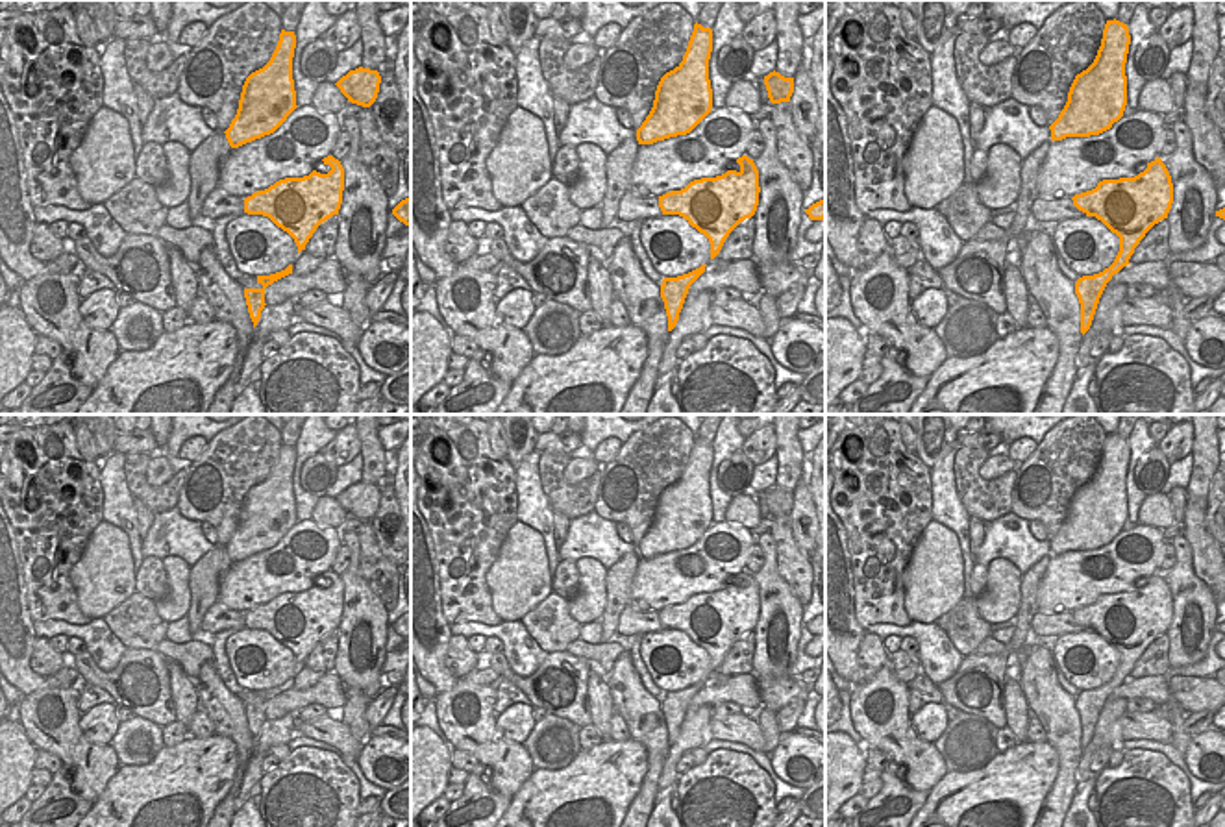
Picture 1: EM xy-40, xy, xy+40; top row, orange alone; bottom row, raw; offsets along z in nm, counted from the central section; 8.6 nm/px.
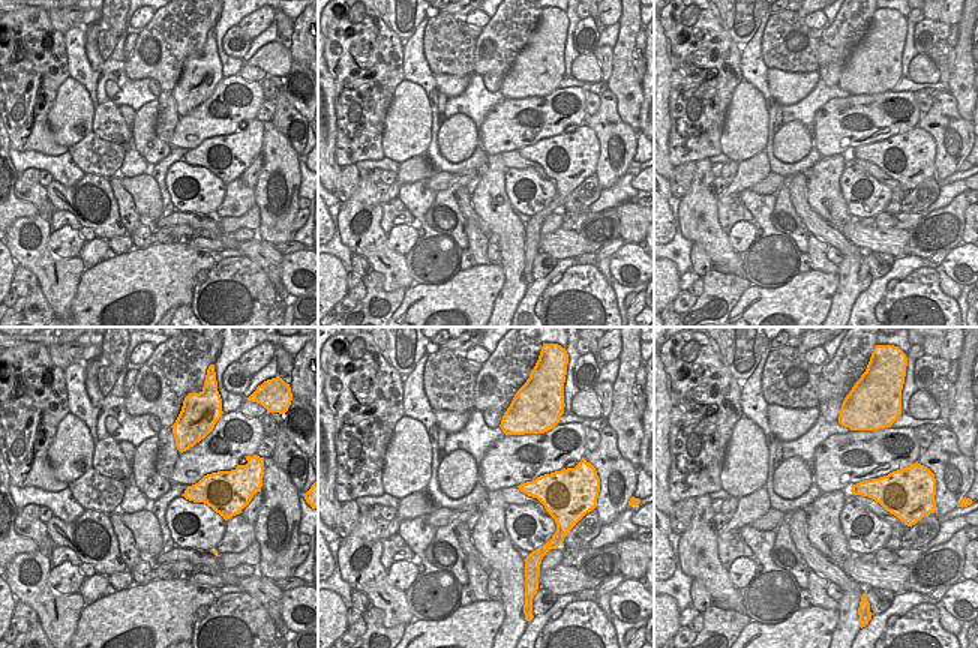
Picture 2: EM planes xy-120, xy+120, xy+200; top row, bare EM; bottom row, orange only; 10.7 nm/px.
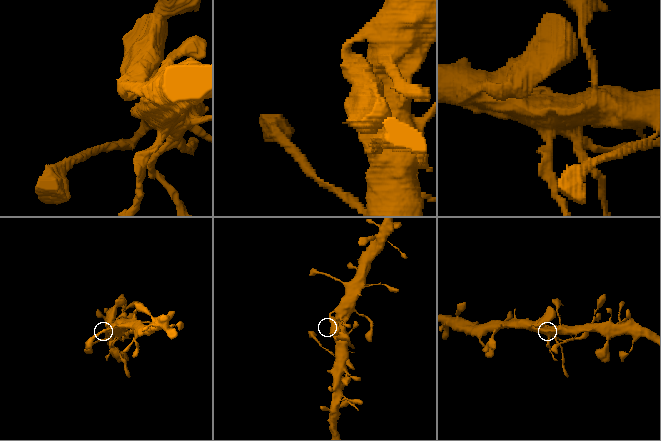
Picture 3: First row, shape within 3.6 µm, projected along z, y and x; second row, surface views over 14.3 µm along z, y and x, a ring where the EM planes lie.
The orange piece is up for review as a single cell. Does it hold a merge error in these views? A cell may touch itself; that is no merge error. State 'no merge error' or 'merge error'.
no merge error

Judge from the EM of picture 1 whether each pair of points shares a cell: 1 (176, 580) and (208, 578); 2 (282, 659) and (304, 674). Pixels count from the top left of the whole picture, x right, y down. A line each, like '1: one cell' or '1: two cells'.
1: two cells
2: two cells

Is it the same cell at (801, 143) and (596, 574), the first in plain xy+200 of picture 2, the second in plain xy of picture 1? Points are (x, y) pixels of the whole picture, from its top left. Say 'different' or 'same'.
same

